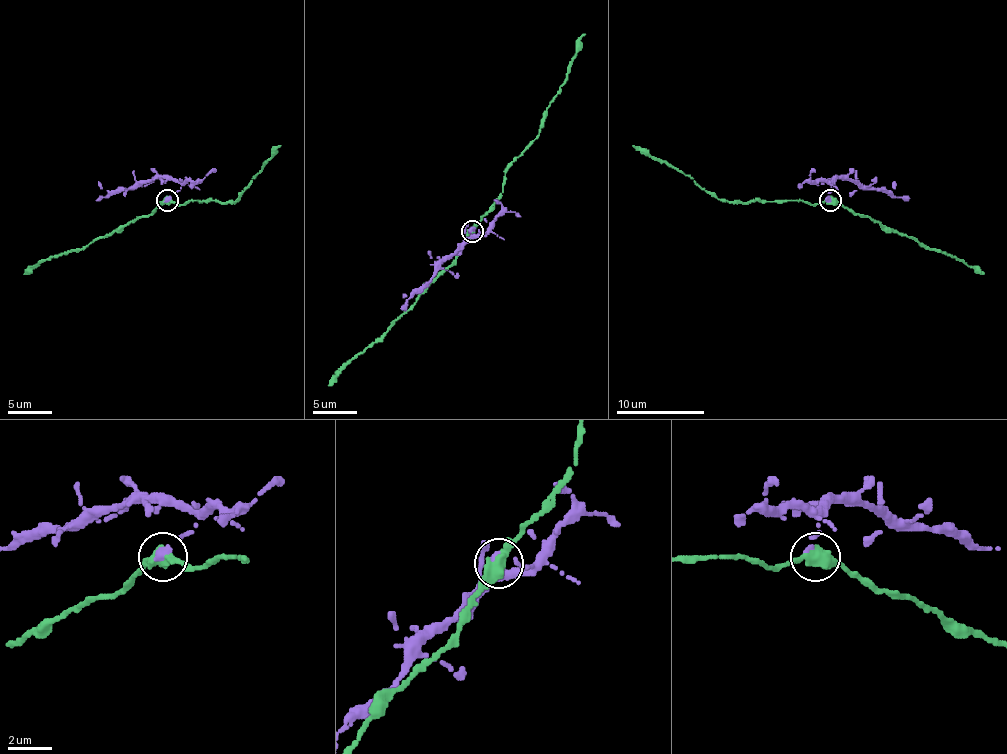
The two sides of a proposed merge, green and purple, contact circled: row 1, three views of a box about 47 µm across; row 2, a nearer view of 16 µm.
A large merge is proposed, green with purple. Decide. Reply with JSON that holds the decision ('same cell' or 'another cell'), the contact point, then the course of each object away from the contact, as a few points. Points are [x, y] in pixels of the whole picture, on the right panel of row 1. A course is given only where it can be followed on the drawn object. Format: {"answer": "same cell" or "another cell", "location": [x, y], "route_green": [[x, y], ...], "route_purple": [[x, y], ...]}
{"answer": "another cell", "location": [830, 200], "route_green": [[830, 200], [817, 204], [793, 200], [723, 202], [681, 171], [642, 154], [633, 145]], "route_purple": [[830, 200], [830, 186], [837, 178], [857, 180], [872, 189], [885, 189], [907, 200]]}

